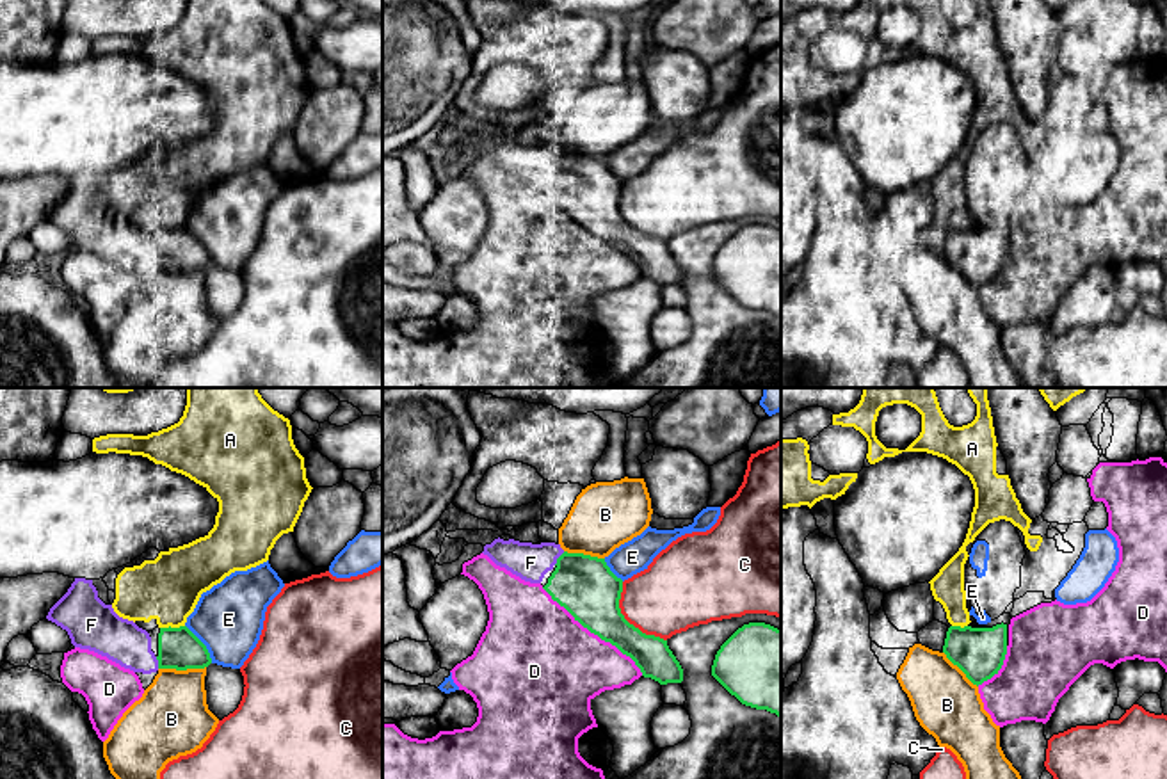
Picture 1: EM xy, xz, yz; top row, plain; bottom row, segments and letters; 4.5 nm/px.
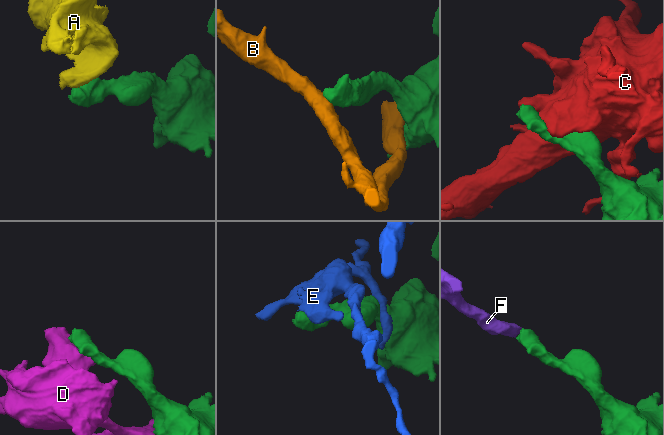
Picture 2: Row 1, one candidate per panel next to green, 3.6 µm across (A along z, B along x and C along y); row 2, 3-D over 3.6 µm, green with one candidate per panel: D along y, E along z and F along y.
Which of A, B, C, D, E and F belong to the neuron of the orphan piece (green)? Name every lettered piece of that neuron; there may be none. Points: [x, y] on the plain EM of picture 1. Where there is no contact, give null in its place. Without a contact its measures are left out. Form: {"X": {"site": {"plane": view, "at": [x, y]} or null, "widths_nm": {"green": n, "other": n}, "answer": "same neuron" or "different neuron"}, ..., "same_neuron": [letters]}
{"A": {"site": {"plane": "xy", "at": [169, 228]}, "widths_nm": {"green": 190, "other": 300}, "answer": "different neuron"}, "B": {"site": {"plane": "xy", "at": [182, 271]}, "widths_nm": {"green": 190, "other": 340}, "answer": "different neuron"}, "C": {"site": {"plane": "xz", "at": [627, 223]}, "widths_nm": {"green": 280, "other": 340}, "answer": "different neuron"}, "D": {"site": {"plane": "xz", "at": [595, 235]}, "widths_nm": {"green": 280, "other": 460}, "answer": "different neuron"}, "E": {"site": {"plane": "xy", "at": [203, 246]}, "widths_nm": {"green": 190, "other": 320}, "answer": "different neuron"}, "F": {"site": {"plane": "xz", "at": [557, 160]}, "widths_nm": {"green": 280, "other": 170}, "answer": "same neuron"}, "same_neuron": ["F"]}

